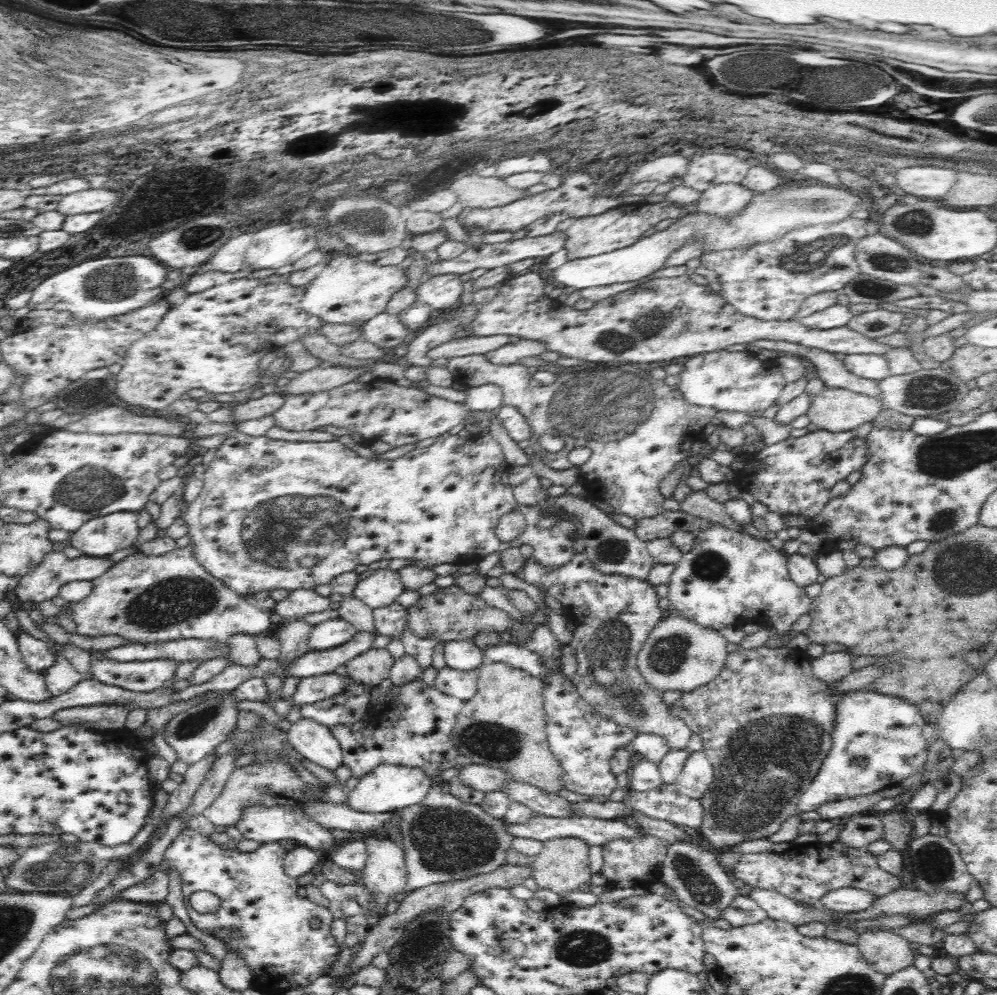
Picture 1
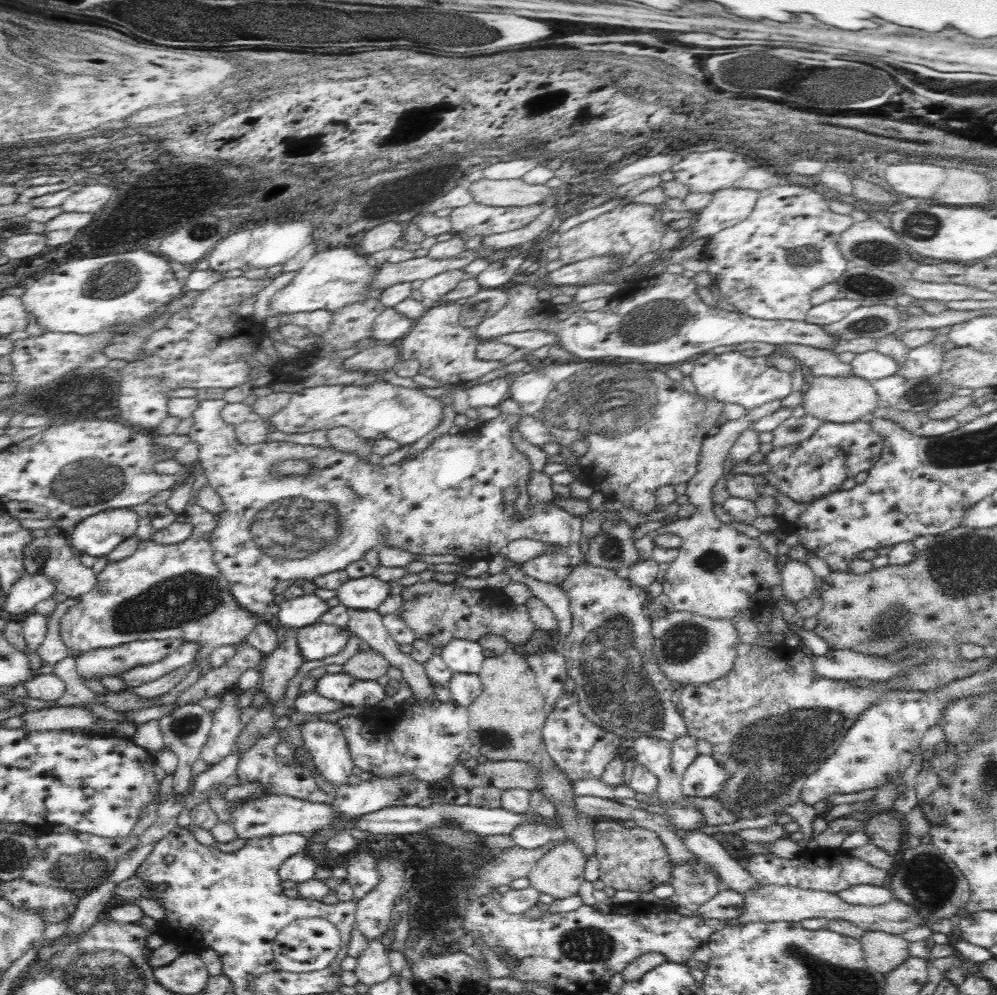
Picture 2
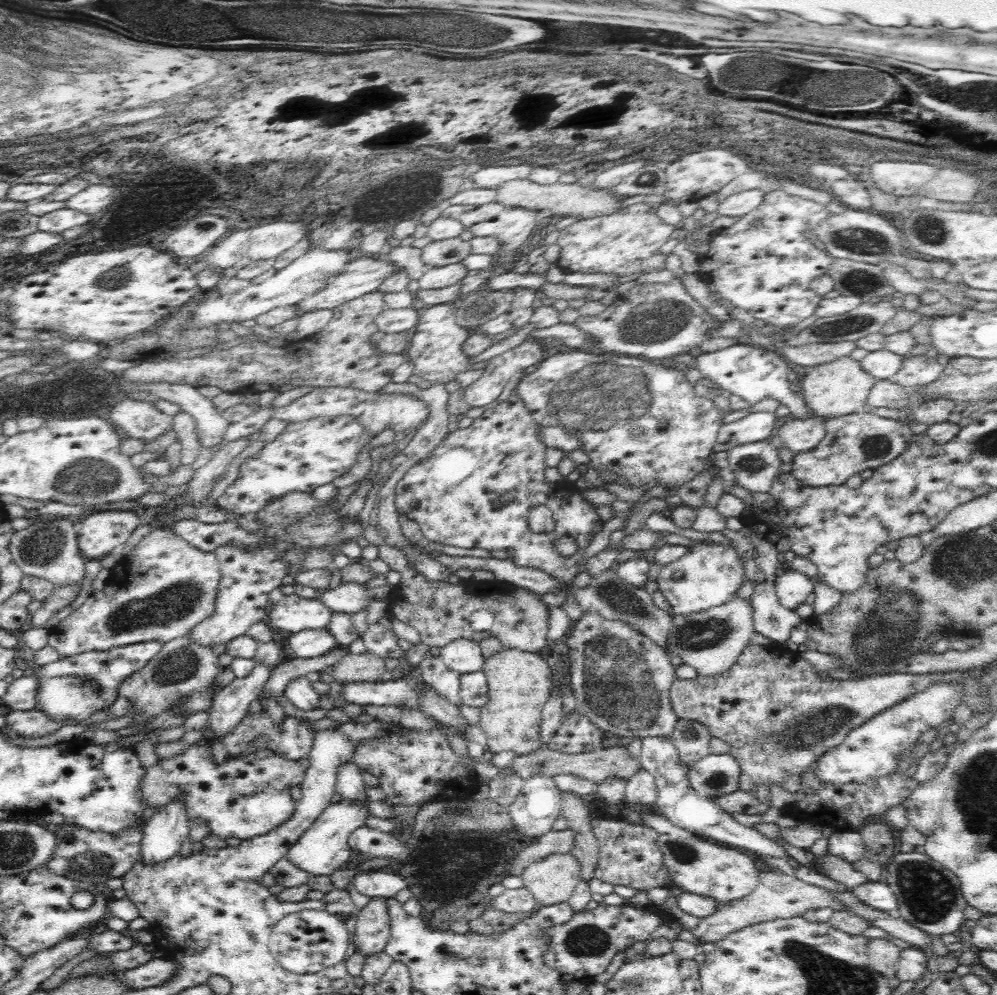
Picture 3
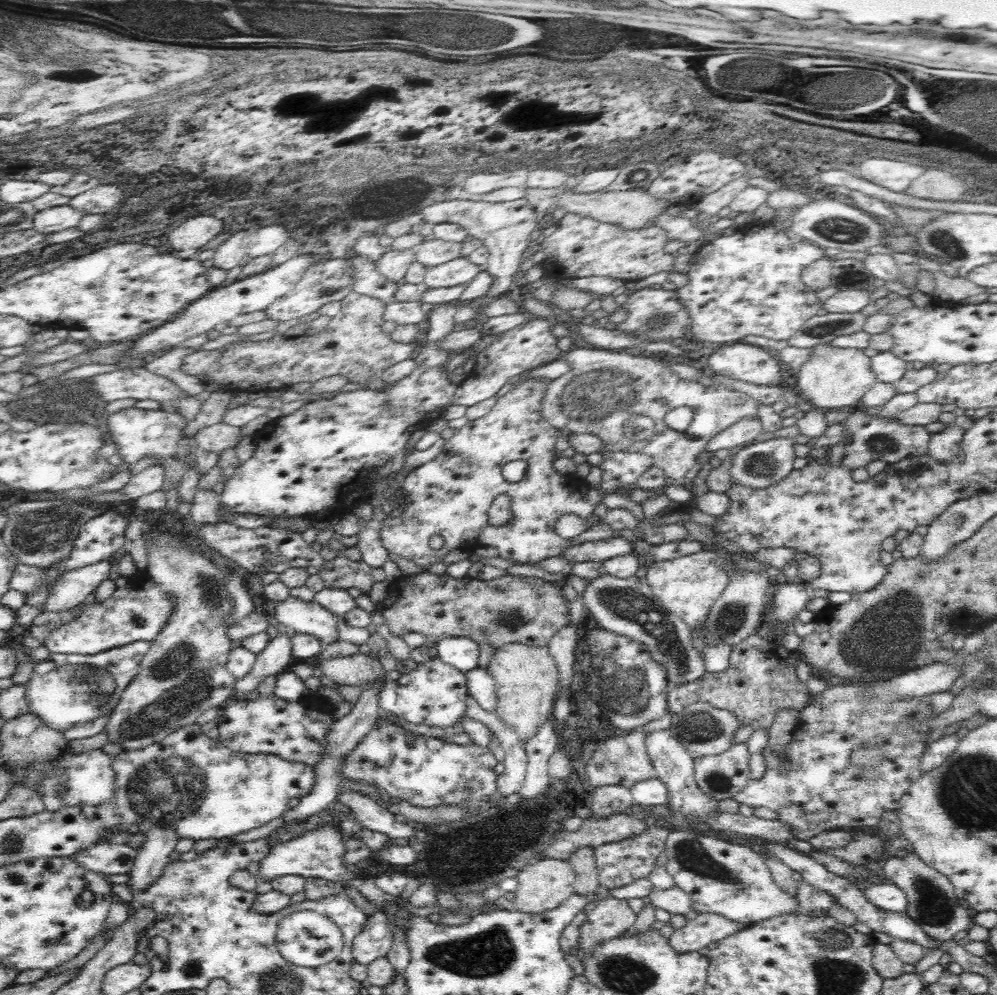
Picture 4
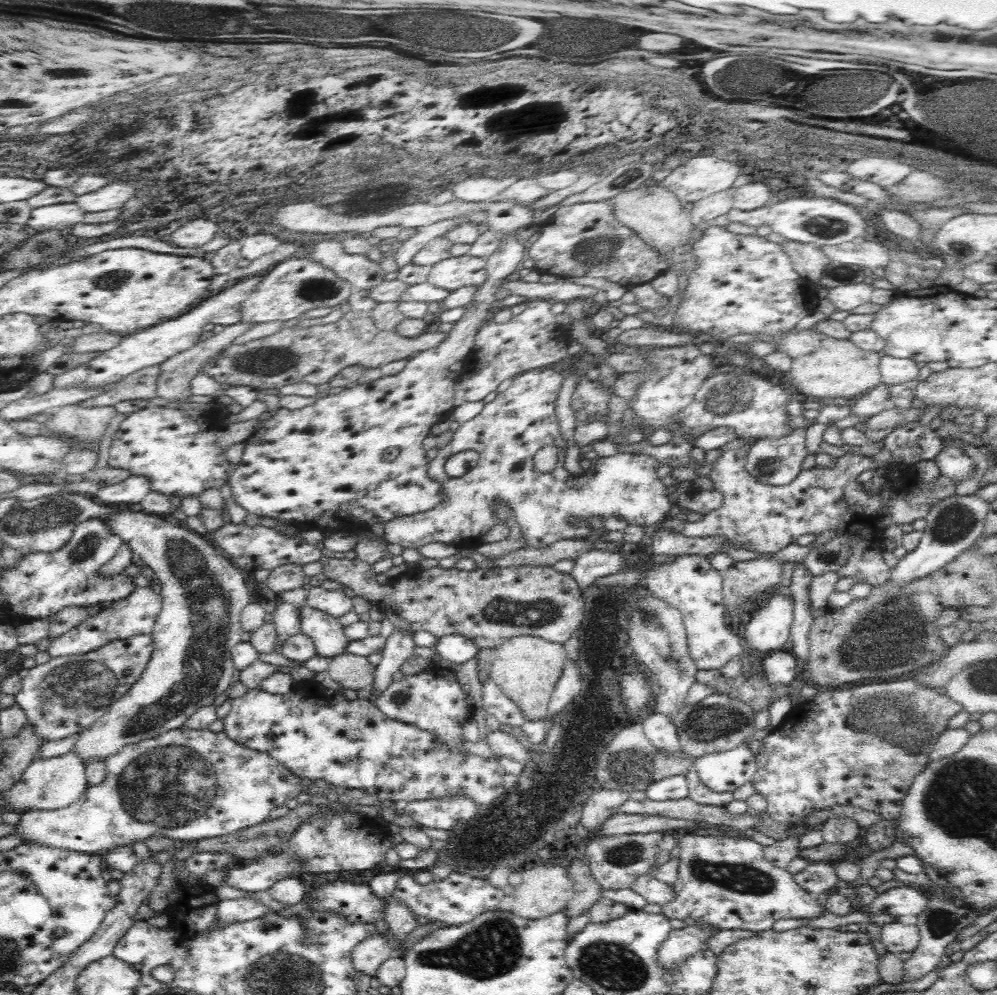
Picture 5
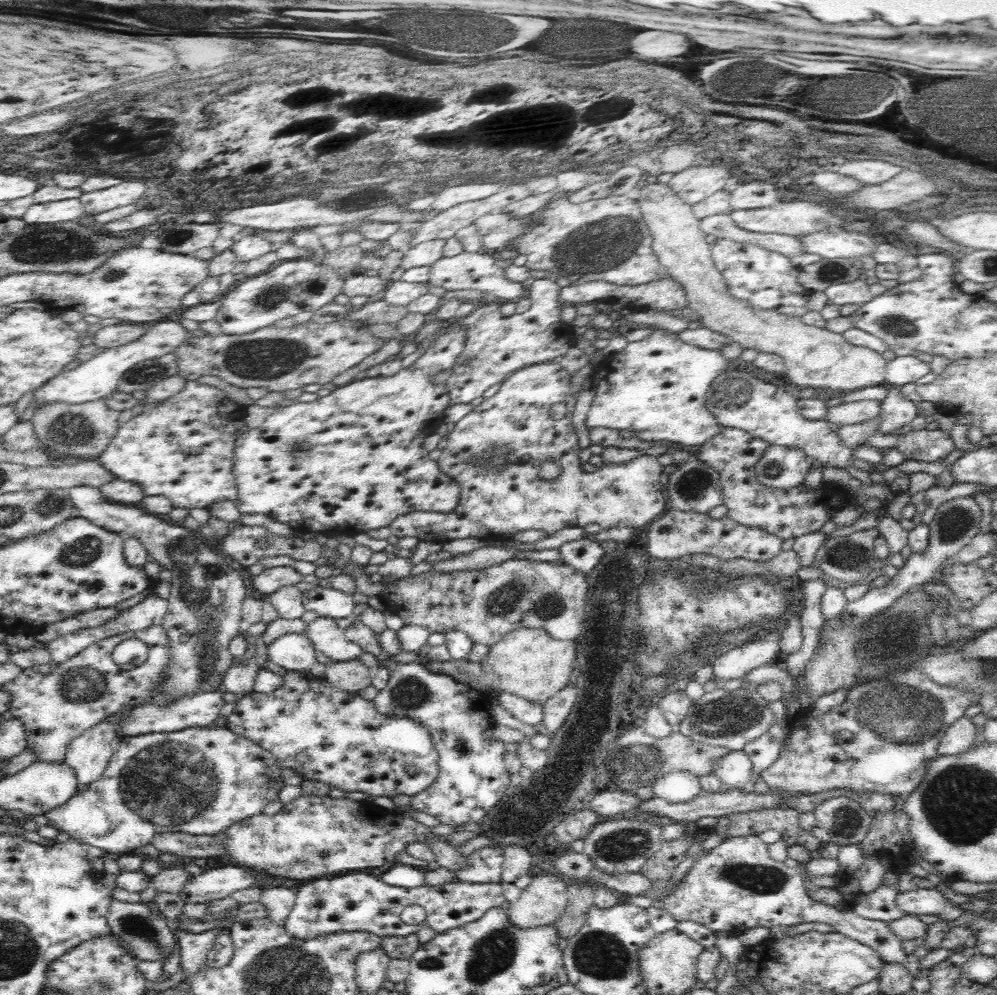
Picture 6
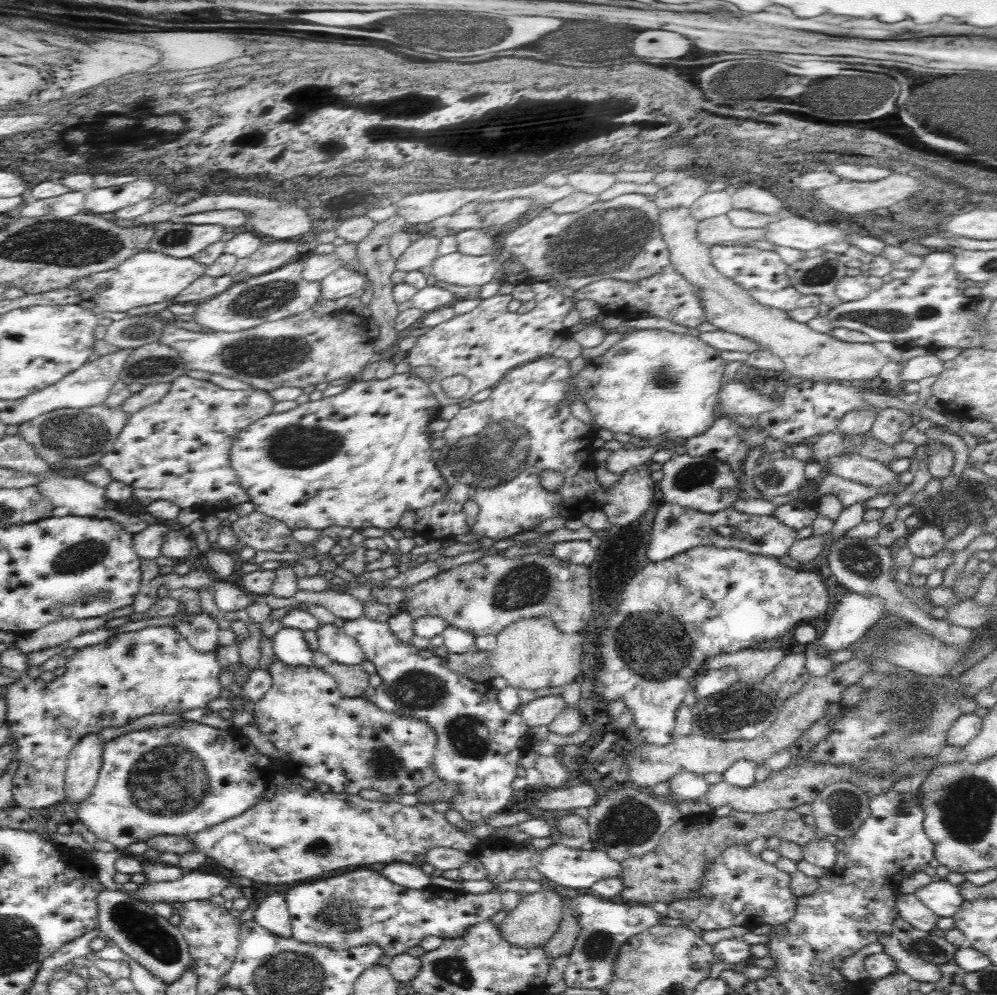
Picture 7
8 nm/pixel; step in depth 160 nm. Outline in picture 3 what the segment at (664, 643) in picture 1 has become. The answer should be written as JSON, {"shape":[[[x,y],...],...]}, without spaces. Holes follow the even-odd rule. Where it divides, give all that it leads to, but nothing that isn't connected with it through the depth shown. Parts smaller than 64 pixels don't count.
{"shape":[[[736,597],[725,605],[705,611],[674,615],[664,650],[673,658],[676,666],[691,666],[702,677],[716,676],[727,671],[736,662],[753,632],[755,628],[752,623],[751,603]]]}

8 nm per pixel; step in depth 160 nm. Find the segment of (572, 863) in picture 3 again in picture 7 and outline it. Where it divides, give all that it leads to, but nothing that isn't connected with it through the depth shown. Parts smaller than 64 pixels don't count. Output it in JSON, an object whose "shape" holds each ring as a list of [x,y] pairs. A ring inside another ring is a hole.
{"shape":[[[552,889],[538,890],[522,896],[518,906],[506,914],[501,922],[501,935],[518,948],[545,946],[550,936],[558,930],[563,919],[563,898]]]}

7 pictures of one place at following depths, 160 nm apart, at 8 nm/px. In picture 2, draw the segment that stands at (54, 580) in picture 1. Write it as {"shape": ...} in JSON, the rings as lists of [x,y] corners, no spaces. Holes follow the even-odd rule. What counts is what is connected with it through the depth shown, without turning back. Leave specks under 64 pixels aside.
{"shape":[[[26,574],[19,578],[4,601],[4,612],[10,616],[19,616],[33,612],[34,606],[42,600],[52,598],[57,592],[55,582],[45,574]]]}

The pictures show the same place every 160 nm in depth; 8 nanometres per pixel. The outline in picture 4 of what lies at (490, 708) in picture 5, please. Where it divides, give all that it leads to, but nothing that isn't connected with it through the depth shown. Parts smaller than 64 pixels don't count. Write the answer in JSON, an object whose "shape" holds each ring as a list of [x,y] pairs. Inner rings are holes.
{"shape":[[[476,667],[465,673],[467,694],[487,712],[496,709],[496,685],[486,669]]]}

